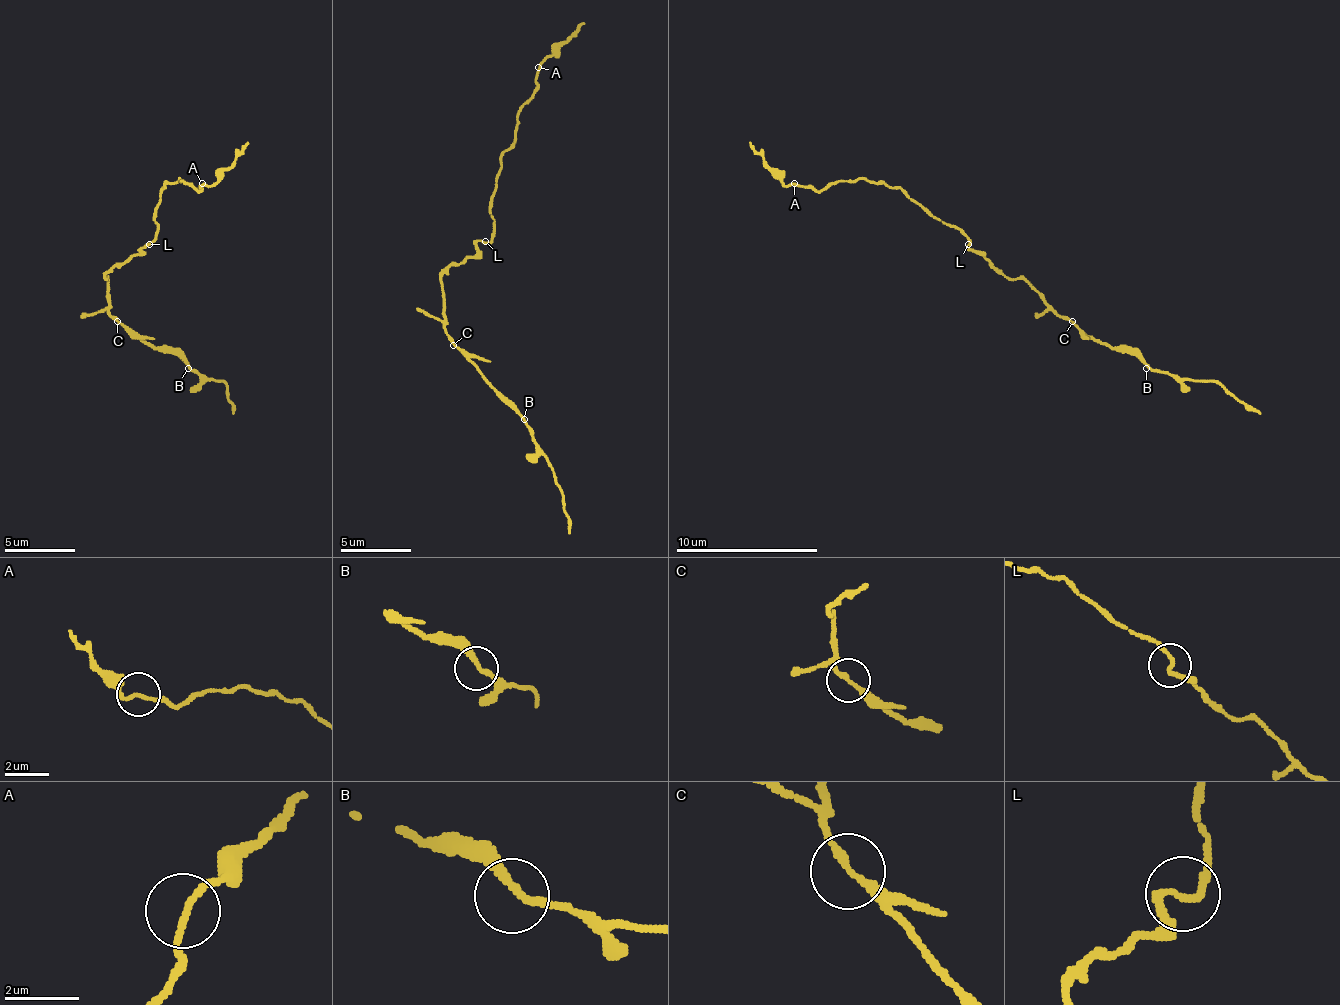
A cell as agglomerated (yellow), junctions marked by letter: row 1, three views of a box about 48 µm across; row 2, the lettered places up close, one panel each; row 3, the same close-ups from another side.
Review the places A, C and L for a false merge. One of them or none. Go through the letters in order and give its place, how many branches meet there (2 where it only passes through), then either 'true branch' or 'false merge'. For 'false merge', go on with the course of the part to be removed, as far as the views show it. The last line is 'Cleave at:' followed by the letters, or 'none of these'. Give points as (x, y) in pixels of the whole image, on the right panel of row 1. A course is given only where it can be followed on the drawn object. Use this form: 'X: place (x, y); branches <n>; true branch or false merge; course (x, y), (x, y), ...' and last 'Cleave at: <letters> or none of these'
A: place (794, 183); branches 2; true branch
C: place (1072, 321); branches 2; true branch
L: place (968, 244); branches 2; true branch
Cleave at: none of these

